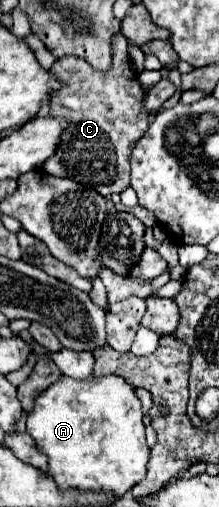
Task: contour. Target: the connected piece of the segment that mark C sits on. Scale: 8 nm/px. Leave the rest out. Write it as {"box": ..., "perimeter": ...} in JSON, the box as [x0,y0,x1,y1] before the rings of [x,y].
{"box":[43,32,149,196],"perimeter":[[[121,32],[113,36],[111,40],[113,58],[111,58],[111,68],[107,72],[97,72],[89,64],[77,62],[75,56],[57,58],[49,70],[61,82],[61,88],[51,92],[49,116],[65,118],[67,128],[63,130],[55,156],[51,156],[47,164],[43,164],[43,170],[57,178],[71,178],[79,184],[87,184],[89,188],[95,188],[101,196],[111,196],[129,186],[129,154],[131,154],[129,144],[133,140],[139,140],[143,132],[149,128],[149,114],[143,108],[143,90],[137,80],[137,74],[131,70],[127,46],[129,42]]]}

